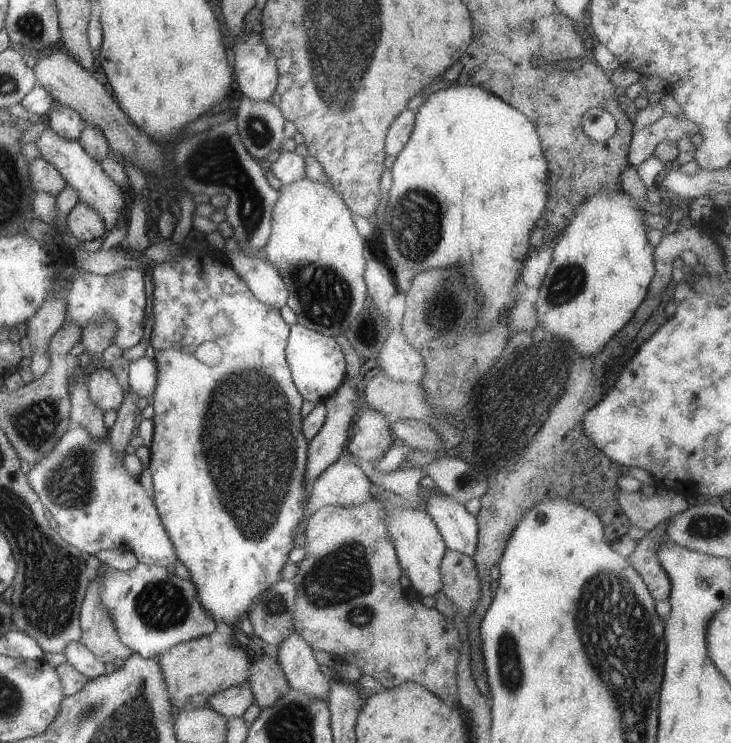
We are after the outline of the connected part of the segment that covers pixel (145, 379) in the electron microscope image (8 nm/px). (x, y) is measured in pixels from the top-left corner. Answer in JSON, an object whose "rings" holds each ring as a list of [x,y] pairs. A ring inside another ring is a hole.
{"rings":[[[146,355],[132,361],[127,366],[129,386],[138,397],[147,398],[155,391],[159,374],[154,358]]]}

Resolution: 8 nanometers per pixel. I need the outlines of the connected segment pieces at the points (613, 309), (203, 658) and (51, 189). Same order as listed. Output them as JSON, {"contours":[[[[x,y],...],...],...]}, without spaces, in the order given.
{"contours":[[[[623,190],[596,193],[577,208],[568,226],[553,247],[552,262],[535,303],[536,322],[544,324],[554,336],[568,340],[574,350],[588,358],[596,356],[606,342],[624,326],[647,297],[647,290],[655,275],[655,258],[648,244],[644,212],[638,208],[642,199],[635,199]]],[[[204,635],[175,644],[170,650],[159,655],[158,664],[165,676],[171,704],[176,706],[179,712],[190,708],[210,708],[209,699],[212,695],[248,681],[250,662],[244,648],[240,647],[237,642],[230,645],[216,645],[209,635]]],[[[43,158],[29,161],[29,179],[34,193],[43,192],[55,197],[66,188],[67,182],[55,166]]]]}

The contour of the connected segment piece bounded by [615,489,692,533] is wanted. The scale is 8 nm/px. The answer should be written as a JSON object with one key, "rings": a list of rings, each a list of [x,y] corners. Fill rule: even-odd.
{"rings":[[[667,489],[666,494],[646,496],[642,491],[631,493],[620,490],[615,496],[634,526],[638,526],[649,533],[657,524],[670,519],[671,515],[686,510],[692,500],[688,500],[683,494]]]}

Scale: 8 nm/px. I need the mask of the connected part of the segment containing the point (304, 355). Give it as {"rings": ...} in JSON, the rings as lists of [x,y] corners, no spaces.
{"rings":[[[300,323],[291,326],[285,353],[294,384],[303,400],[322,403],[347,378],[346,360],[340,344],[334,337],[313,331]]]}

